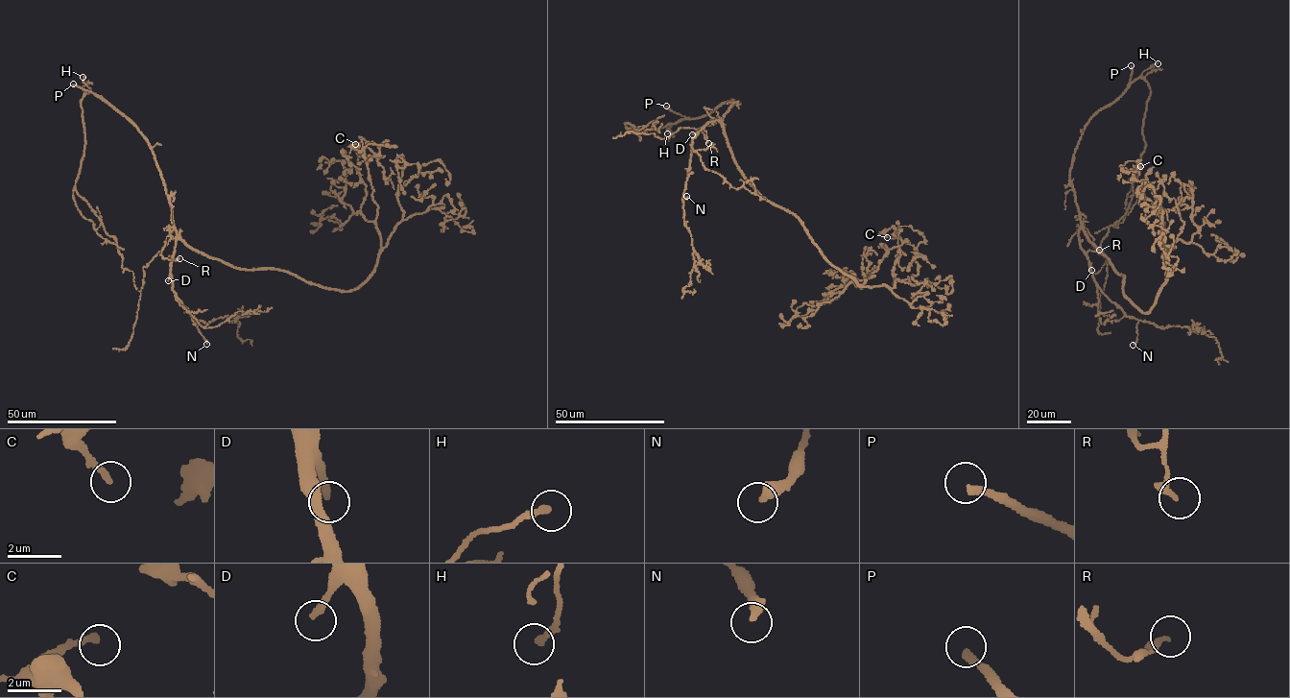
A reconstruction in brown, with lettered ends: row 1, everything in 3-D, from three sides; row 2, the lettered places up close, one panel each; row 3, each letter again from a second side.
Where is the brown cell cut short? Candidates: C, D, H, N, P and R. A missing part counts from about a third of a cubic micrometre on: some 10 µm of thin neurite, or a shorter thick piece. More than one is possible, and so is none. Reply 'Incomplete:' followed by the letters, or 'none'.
Incomplete: D, P

